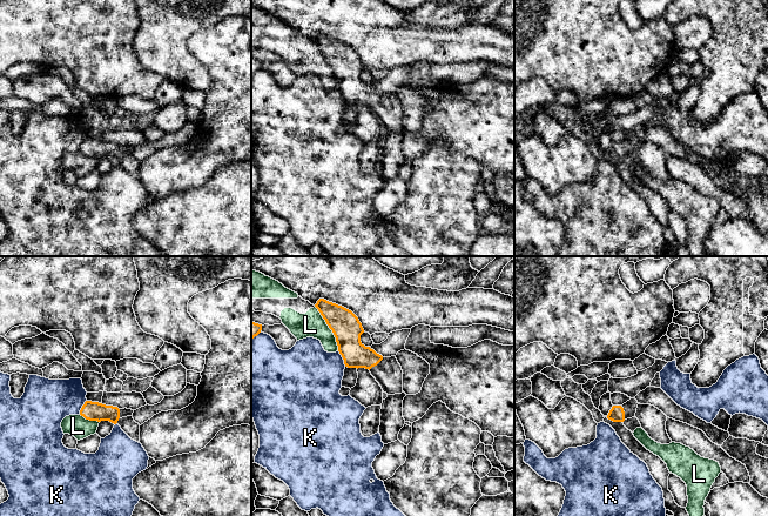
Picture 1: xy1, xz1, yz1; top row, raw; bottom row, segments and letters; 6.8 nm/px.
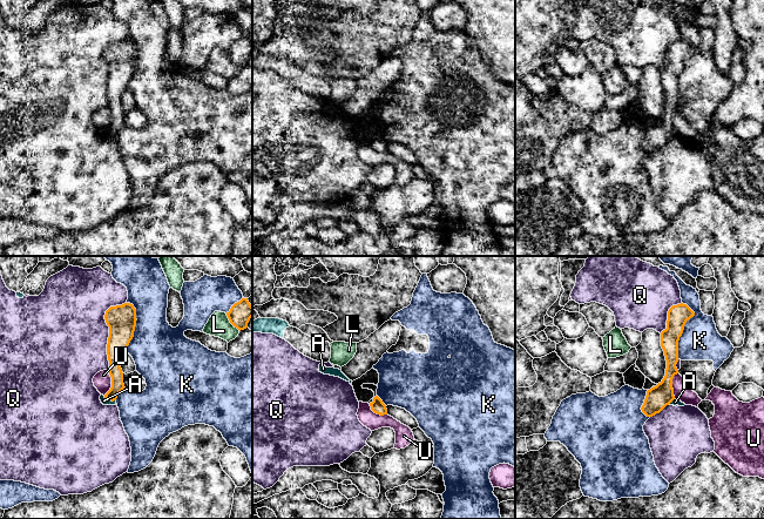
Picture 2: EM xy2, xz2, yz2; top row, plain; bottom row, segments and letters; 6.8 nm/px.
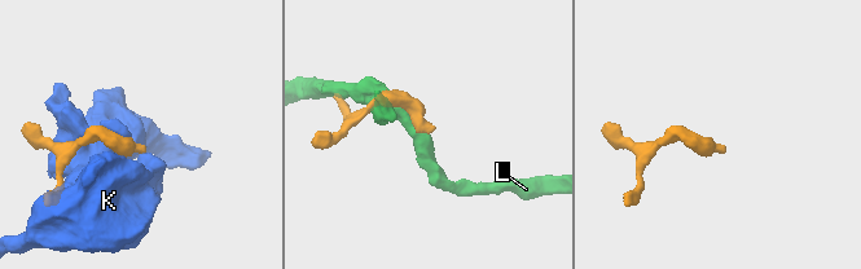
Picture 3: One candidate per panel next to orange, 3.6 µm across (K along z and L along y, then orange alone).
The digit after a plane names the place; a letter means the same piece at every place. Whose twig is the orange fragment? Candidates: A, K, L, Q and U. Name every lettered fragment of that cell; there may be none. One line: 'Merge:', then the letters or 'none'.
Merge: none

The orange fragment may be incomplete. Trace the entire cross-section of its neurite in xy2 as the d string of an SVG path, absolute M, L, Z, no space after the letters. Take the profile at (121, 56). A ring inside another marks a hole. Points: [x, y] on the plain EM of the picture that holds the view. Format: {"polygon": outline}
{"polygon": "M130 40L110 43L106 48L104 56L109 63L107 92L109 97L108 108L111 114L111 124L104 132L104 135L114 139L116 137L120 129L126 126L123 121L123 109L120 100L130 77L134 74L137 58L136 46Z"}

